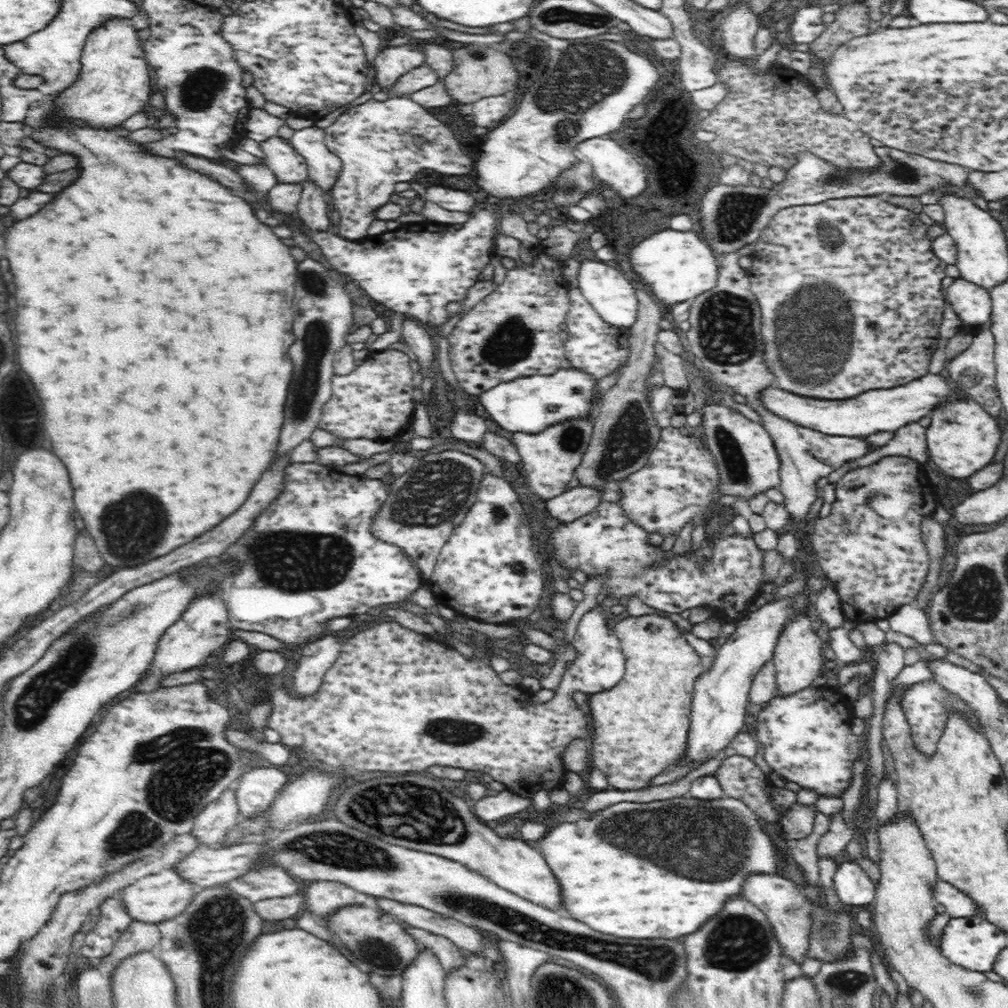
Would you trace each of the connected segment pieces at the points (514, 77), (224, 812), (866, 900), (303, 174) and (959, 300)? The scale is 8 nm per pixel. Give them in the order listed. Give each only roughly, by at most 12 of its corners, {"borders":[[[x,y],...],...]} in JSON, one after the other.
{"borders":[[[500,47],[452,50],[446,91],[460,104],[510,94],[518,70]],[[226,789],[195,819],[199,845],[216,847],[239,822]],[[844,857],[833,877],[842,904],[868,906],[874,882]],[[289,140],[259,143],[277,184],[300,185],[308,179],[305,158]],[[957,277],[946,302],[967,329],[991,314],[988,289]]]}

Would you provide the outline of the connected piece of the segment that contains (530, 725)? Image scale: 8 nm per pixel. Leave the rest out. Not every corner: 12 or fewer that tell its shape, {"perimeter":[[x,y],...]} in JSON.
{"perimeter":[[606,600],[548,702],[382,622],[267,726],[356,772],[482,770],[530,798],[625,656]]}

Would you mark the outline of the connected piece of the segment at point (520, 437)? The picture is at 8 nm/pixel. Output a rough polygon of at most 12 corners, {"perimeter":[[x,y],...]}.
{"perimeter":[[570,420],[544,434],[514,433],[532,492],[566,491],[592,438]]}

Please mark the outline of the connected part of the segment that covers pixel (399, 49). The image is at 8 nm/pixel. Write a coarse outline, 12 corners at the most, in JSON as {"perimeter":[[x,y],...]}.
{"perimeter":[[414,43],[384,47],[373,60],[387,90],[399,76],[426,65]]}

